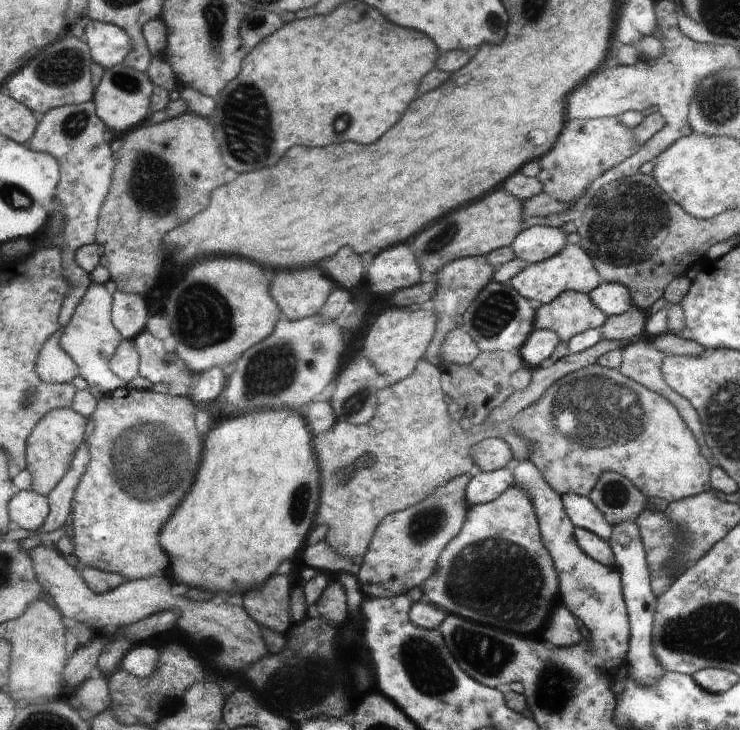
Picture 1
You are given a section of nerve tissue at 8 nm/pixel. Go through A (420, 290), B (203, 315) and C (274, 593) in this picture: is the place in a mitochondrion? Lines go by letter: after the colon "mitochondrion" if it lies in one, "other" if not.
A: other
B: mitochondrion
C: other

